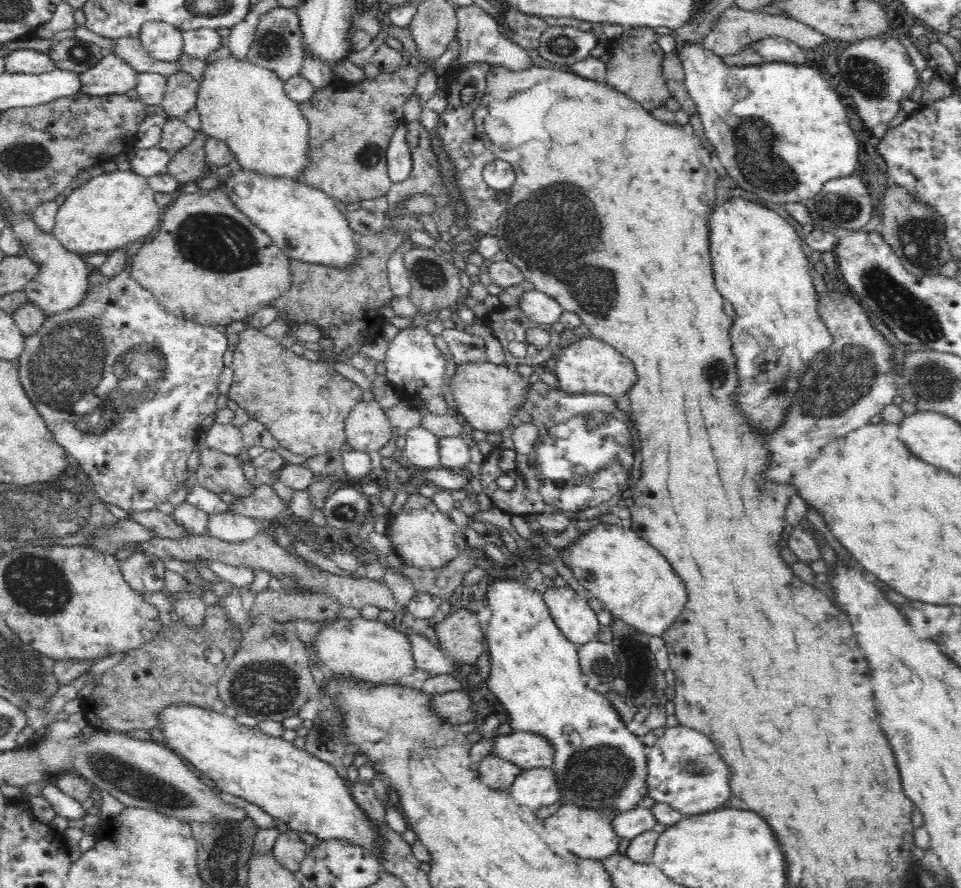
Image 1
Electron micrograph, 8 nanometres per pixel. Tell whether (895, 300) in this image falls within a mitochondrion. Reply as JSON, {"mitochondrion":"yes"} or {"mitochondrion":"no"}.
{"mitochondrion":"yes"}

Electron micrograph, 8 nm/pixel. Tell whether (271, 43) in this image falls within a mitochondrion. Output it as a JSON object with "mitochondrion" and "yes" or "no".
{"mitochondrion":"yes"}

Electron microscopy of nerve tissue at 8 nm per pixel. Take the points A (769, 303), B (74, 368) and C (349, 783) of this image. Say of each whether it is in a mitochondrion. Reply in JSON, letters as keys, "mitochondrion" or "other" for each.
{"A":"other","B":"mitochondrion","C":"other"}

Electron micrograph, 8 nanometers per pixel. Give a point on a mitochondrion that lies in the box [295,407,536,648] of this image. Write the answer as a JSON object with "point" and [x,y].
{"point":[343,512]}

